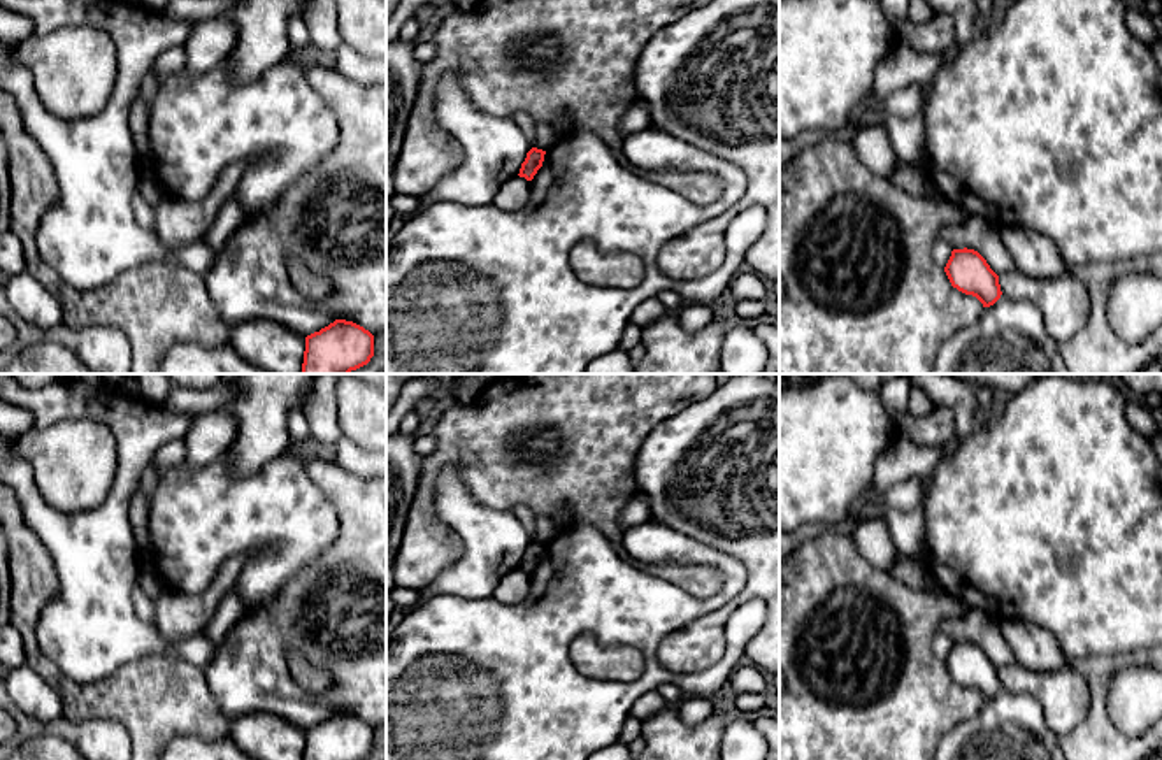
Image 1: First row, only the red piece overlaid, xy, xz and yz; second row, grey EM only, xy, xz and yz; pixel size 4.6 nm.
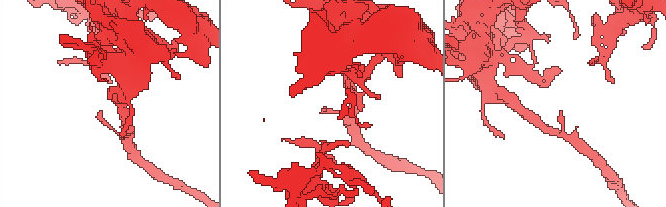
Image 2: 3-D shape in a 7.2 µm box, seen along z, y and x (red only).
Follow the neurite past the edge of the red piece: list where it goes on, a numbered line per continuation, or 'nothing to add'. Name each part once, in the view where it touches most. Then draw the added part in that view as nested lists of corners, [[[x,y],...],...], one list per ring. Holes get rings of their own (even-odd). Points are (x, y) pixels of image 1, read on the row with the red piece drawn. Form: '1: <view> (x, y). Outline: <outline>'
nothing to add

